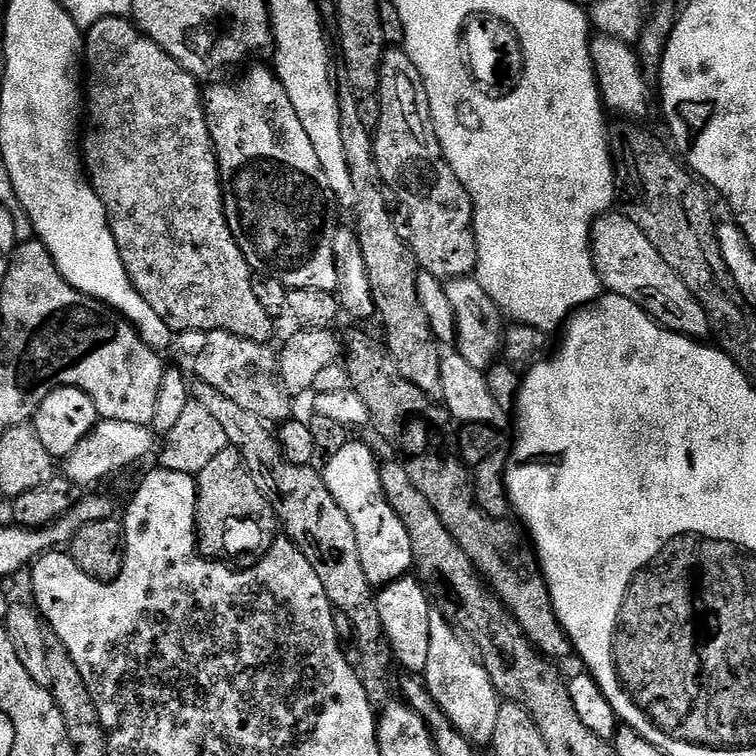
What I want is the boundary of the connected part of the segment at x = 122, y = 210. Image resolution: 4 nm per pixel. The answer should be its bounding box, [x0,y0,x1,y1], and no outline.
[82,16,274,344]

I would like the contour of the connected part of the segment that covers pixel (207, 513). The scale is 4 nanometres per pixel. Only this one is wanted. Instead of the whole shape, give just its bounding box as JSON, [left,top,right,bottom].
[196,448,278,562]

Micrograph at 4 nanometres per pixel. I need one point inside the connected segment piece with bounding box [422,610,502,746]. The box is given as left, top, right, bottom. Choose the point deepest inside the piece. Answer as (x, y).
(462, 688)

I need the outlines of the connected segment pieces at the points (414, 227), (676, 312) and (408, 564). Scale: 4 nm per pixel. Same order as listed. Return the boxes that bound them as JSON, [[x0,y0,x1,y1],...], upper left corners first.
[[372,47,476,282],[592,210,712,338],[322,438,414,590]]

